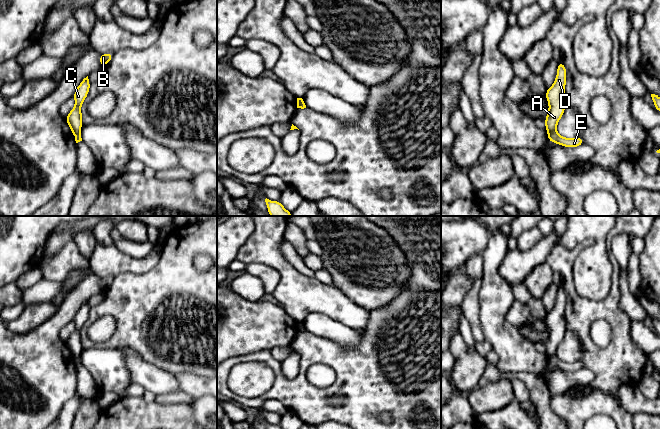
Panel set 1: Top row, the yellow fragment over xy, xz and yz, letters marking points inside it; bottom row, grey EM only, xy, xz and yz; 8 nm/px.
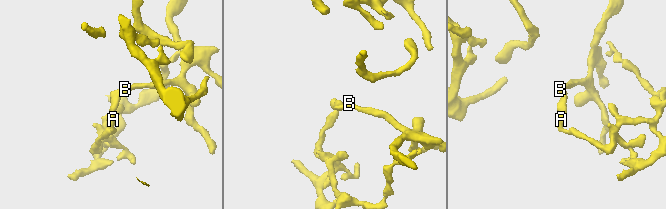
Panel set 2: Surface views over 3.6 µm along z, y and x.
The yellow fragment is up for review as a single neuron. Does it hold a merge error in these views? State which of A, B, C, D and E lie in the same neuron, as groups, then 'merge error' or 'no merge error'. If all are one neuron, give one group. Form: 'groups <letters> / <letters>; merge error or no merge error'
groups A B C D / E; merge error

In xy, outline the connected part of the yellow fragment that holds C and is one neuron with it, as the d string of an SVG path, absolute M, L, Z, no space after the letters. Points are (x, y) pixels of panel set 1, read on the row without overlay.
M88 300L83 303L83 305L79 308L73 322L75 323L75 331L70 335L70 337L65 341L65 344L69 351L72 354L73 359L80 357L82 353L82 337L81 331L83 325L86 323L91 306L88 303Z

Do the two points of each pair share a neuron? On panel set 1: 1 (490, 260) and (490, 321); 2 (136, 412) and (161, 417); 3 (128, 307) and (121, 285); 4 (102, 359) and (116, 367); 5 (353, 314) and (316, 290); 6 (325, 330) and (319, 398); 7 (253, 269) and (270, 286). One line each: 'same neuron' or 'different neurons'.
1: same neuron
2: same neuron
3: same neuron
4: same neuron
5: same neuron
6: different neurons
7: same neuron

